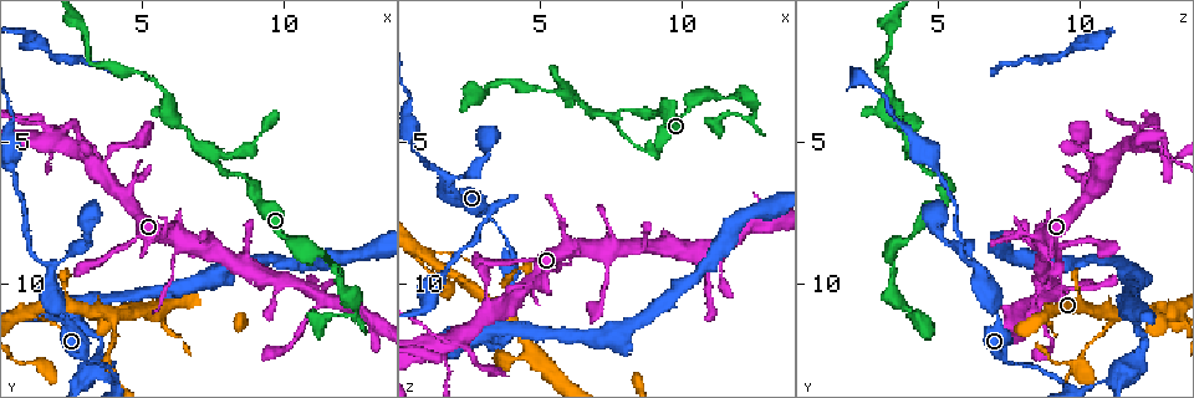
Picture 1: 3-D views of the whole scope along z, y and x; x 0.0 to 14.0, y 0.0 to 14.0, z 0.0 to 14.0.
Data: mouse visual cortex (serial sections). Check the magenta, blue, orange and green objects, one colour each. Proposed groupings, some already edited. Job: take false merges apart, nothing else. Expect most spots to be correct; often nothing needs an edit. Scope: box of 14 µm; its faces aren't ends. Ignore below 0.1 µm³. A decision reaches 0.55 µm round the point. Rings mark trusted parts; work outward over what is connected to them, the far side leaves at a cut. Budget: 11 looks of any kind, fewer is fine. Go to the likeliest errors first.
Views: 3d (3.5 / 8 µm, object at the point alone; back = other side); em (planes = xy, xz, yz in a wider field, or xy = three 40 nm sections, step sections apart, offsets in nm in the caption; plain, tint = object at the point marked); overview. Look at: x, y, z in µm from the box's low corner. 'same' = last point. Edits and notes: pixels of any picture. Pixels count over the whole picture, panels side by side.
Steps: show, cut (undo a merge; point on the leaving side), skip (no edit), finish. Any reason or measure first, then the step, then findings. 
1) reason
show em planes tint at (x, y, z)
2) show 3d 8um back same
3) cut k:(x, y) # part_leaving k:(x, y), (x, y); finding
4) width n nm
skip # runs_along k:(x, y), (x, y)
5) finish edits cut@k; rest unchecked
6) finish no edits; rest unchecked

thick turns thin
show 3d 3.5um at (7.6, 5.6, 4.3)

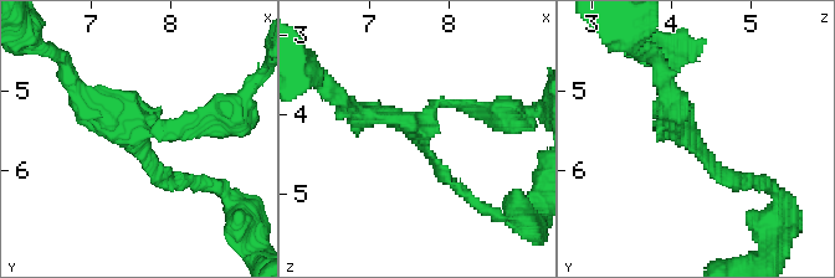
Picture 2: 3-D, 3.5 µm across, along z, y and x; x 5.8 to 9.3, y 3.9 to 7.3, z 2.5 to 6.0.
shape alone is not enough
show em xy step 1 tint at (7.60, 5.55, 4.25)

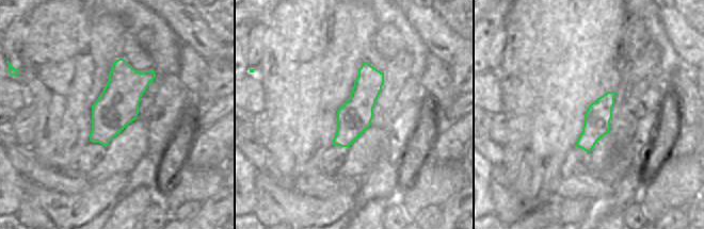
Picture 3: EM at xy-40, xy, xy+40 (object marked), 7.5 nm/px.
skip # runs_along 2:(178, 184), (75, 88); continuous, no second cell

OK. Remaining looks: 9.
sudden change in width
show 3d 3.5um at (1.8, 5.3, 12.8)

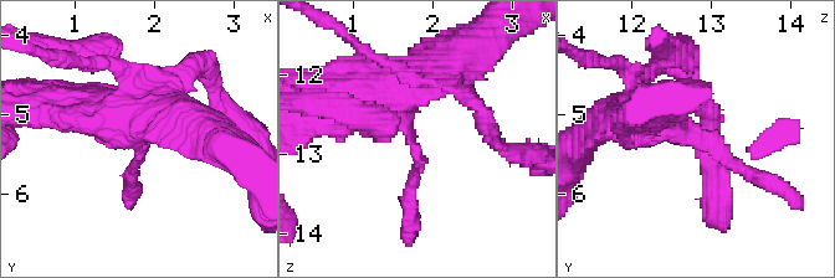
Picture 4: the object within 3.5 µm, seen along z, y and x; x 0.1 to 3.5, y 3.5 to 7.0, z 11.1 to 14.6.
show em xy step 1 tint at (1.75, 5.20, 12.85)

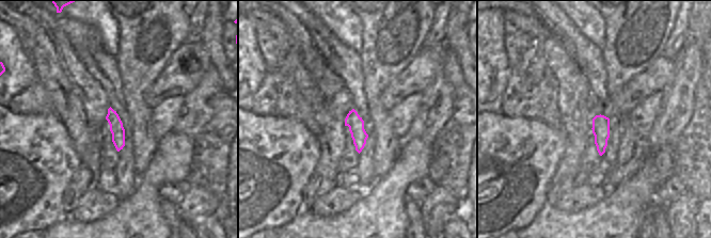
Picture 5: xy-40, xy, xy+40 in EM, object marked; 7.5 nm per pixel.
arm_widths 150, 500 nm
skip # runs_along 4:(630, 116), (697, 128), (761, 176); one cell here

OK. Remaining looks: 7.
show 3d 3.5um at (3.8, 11.2, 11.3)

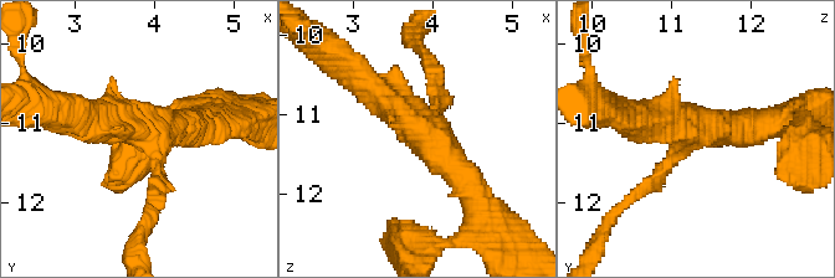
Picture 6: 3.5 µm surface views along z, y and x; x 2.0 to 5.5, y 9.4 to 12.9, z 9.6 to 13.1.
arms 3; arm_widths 150, 400, 400 nm; now the EM
show em xy step 5 tint at (3.85, 11.10, 11.25)

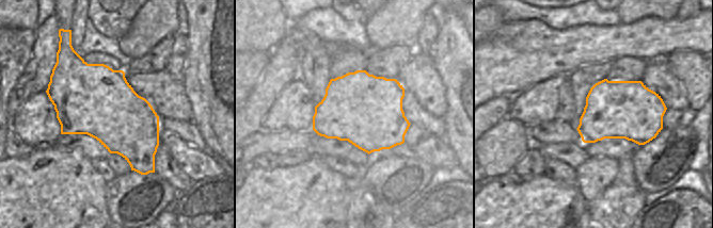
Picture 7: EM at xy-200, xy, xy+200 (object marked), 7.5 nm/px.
skip # runs_along 6:(353, 75), (434, 142), (476, 196); all the same cell

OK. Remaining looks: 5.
sudden change in width
show 3d 3.5um at (6.0, 3.6, 3.3)

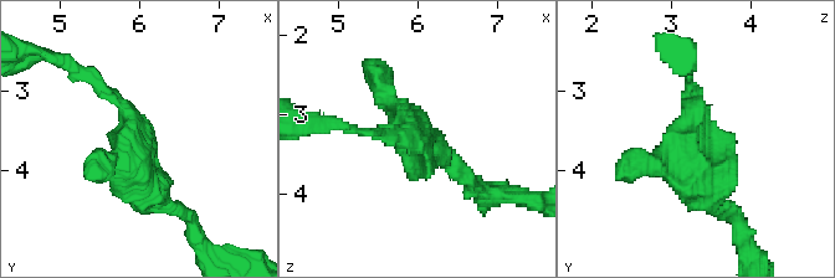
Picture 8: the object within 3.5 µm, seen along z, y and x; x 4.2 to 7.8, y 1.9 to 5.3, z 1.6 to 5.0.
show em xy step 5 tint at (5.90, 3.50, 3.25)

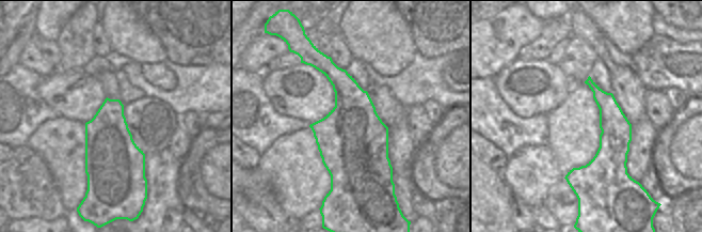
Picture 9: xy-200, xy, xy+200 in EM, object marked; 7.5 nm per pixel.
show em xy step 3 tint same

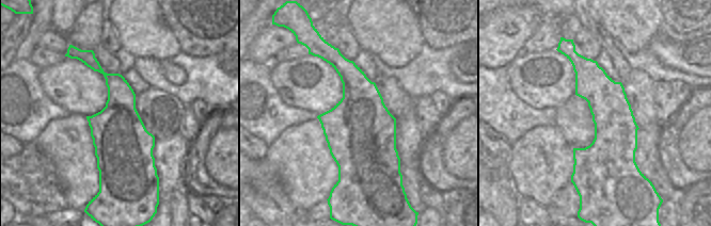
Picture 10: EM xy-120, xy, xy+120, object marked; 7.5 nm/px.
skip # one cell here

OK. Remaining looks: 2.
finish no edits; rest unchecked

